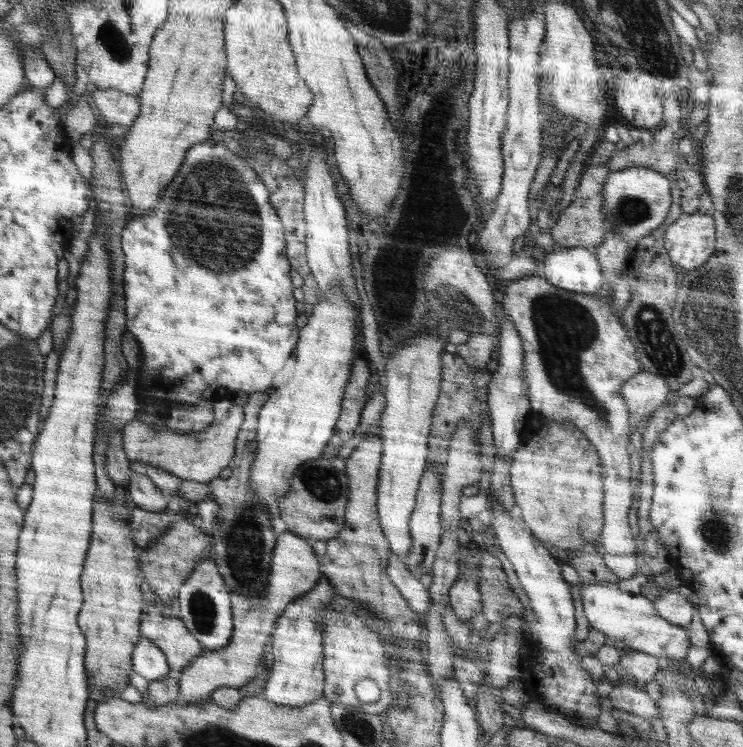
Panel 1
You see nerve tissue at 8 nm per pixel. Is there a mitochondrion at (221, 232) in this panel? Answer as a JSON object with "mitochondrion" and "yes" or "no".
{"mitochondrion":"yes"}

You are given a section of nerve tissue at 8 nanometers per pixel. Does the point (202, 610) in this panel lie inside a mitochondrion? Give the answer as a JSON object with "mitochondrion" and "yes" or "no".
{"mitochondrion":"yes"}

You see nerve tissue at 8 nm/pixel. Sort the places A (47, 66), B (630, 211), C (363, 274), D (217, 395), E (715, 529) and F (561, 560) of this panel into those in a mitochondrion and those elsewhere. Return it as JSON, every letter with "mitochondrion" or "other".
{"A":"other","B":"mitochondrion","C":"other","D":"other","E":"mitochondrion","F":"other"}

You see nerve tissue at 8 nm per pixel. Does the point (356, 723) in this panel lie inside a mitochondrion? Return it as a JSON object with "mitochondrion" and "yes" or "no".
{"mitochondrion":"yes"}

